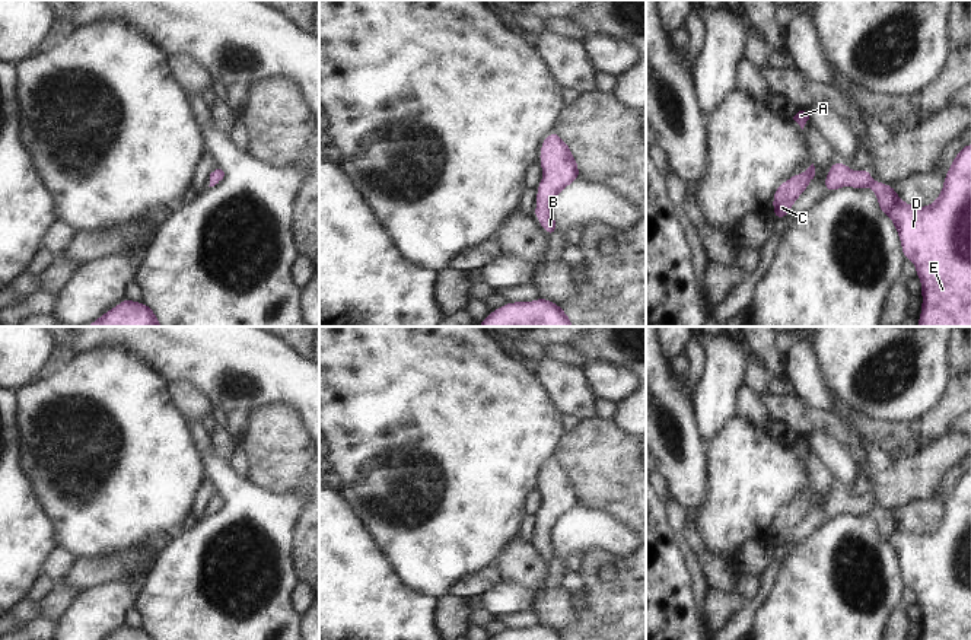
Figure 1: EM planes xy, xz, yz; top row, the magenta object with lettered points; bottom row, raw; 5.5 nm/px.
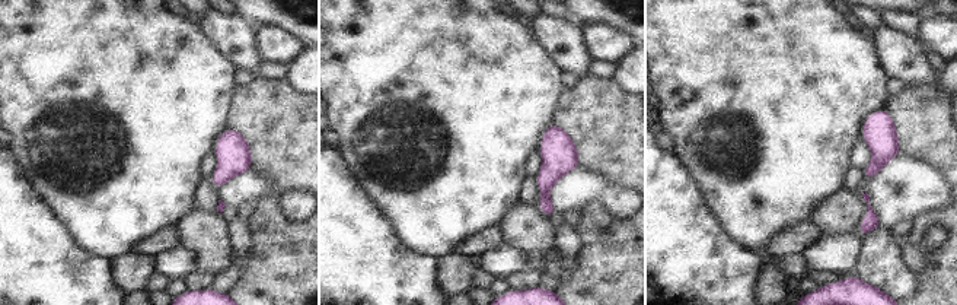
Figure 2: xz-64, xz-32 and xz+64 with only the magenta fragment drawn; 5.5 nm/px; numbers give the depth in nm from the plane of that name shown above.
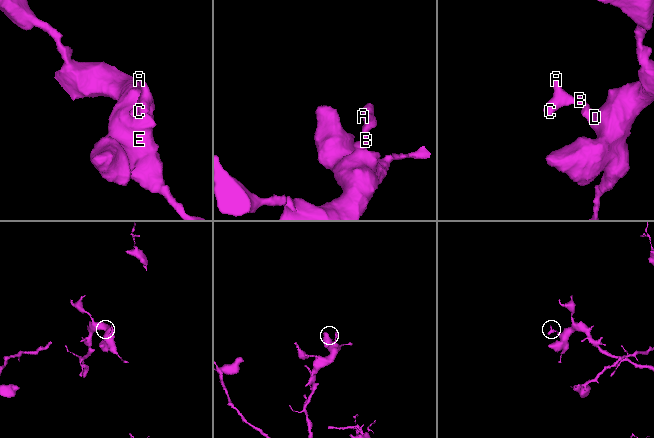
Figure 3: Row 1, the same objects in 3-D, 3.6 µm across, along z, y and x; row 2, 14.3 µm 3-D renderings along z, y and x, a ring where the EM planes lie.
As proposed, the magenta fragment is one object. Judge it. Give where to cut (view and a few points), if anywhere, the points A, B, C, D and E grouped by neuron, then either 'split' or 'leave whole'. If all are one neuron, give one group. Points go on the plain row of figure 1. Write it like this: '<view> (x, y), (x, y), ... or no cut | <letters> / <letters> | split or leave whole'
no cut | A B C D E | leave whole

